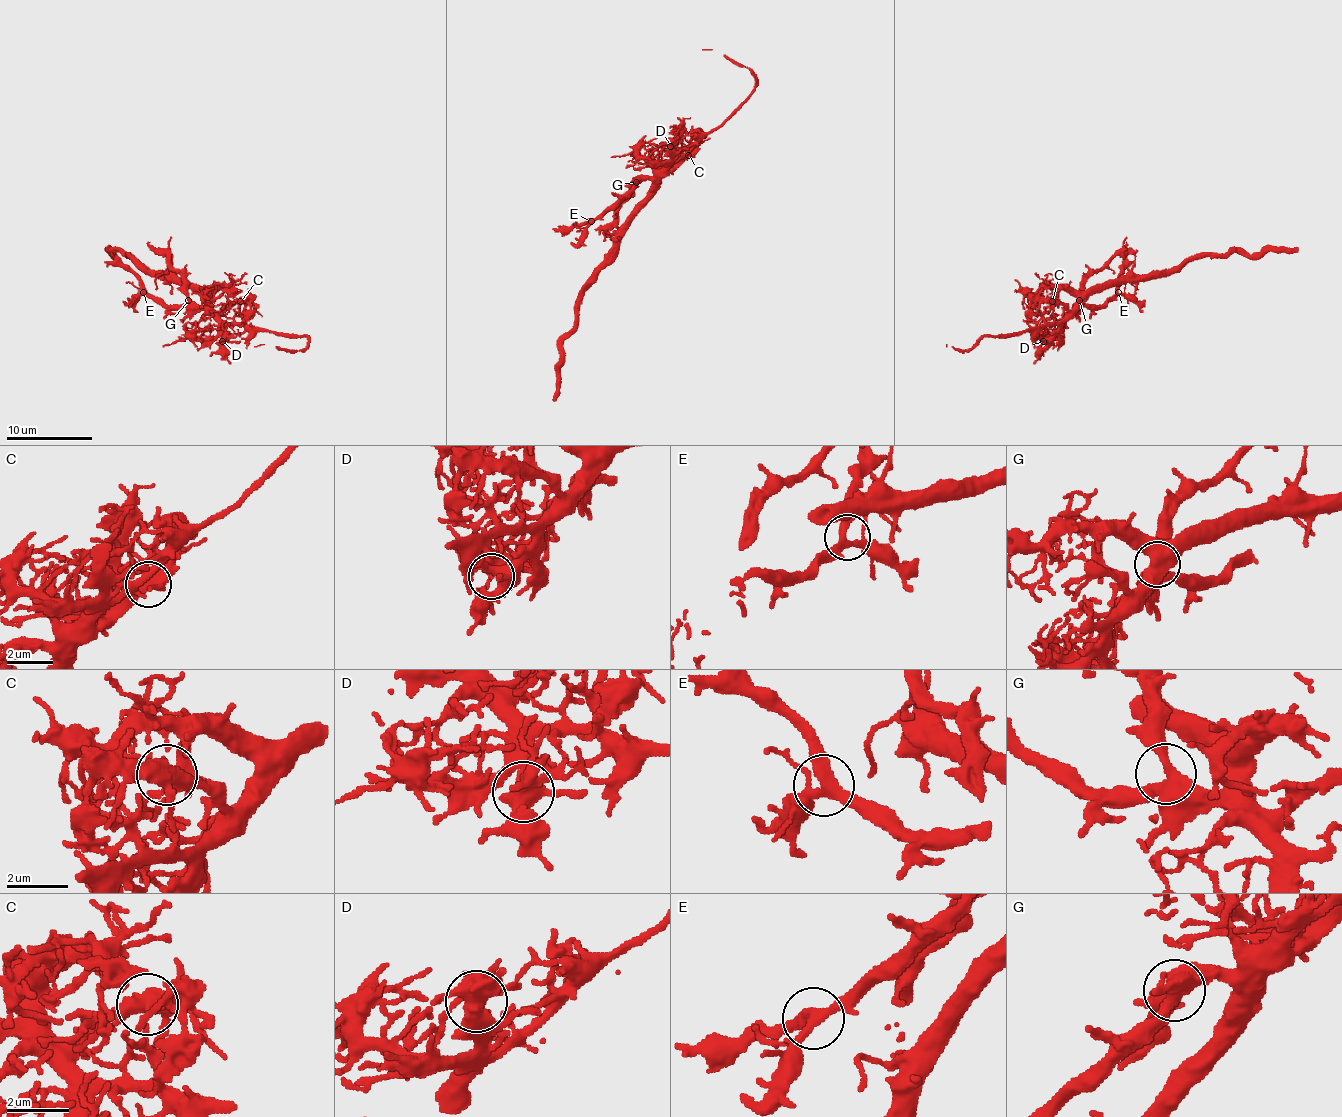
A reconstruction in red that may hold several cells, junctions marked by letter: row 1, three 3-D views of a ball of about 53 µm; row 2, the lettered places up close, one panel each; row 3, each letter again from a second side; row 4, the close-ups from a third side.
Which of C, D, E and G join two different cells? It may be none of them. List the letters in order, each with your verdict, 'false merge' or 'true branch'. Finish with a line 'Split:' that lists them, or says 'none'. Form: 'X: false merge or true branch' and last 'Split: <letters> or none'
C: true branch
D: true branch
E: true branch
G: true branch
Split: none

